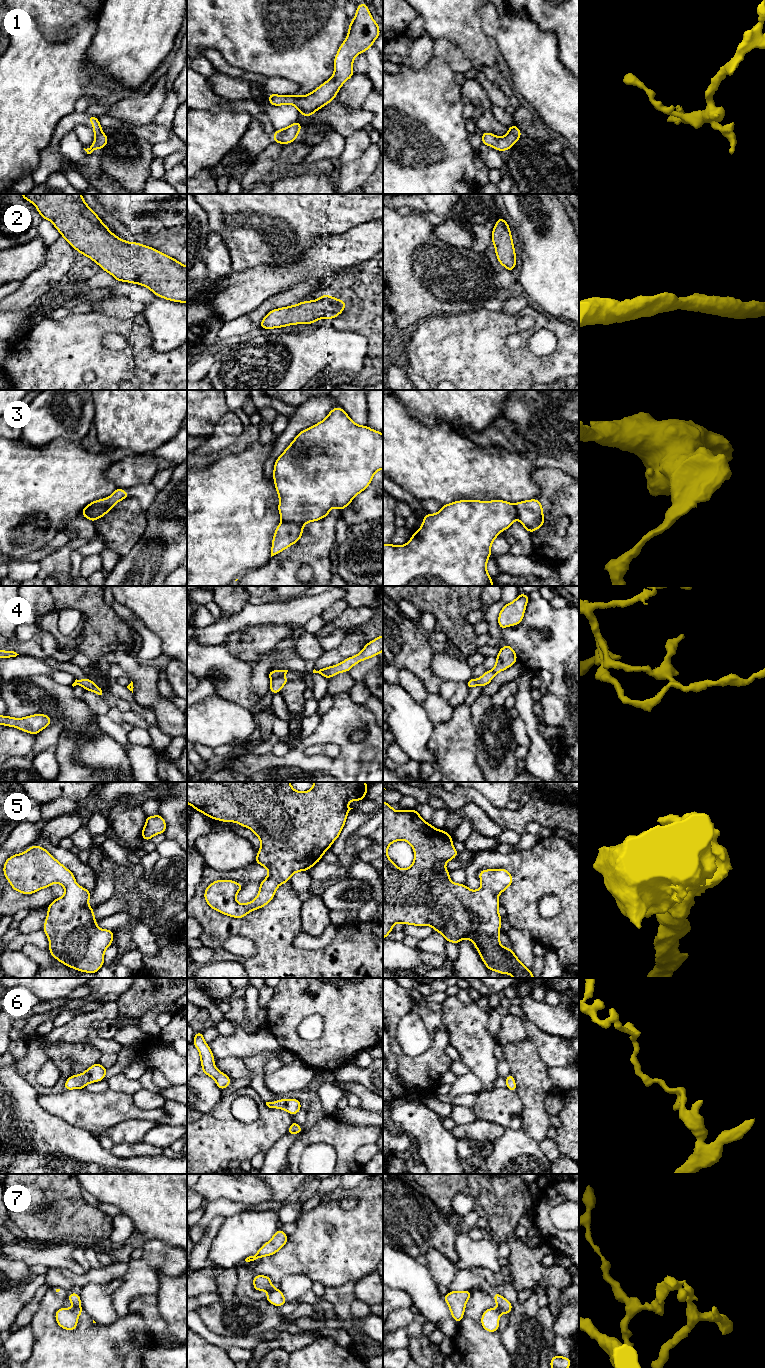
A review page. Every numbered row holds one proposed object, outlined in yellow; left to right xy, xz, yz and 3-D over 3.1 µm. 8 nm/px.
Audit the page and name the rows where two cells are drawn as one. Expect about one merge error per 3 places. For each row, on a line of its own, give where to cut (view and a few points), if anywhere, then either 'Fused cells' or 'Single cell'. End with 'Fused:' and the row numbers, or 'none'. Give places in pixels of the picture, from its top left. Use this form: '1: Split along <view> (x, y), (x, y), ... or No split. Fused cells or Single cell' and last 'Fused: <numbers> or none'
1: No split. Single cell
2: No split. Single cell
3: Split along xy (113, 504), (86, 507), (82, 511). Fused cells
4: Split along xz (282, 676), (271, 680). Fused cells
5: No split. Single cell
6: No split. Single cell
7: Split along xy (74, 1309), (79, 1313). Fused cells
Fused: 3, 4, 7

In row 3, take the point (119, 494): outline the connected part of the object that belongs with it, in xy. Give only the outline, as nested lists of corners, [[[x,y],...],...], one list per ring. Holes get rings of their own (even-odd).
[[[116,488],[114,493],[107,498],[99,499],[91,502],[89,505],[83,508],[84,511],[86,508],[98,507],[98,506],[108,506],[114,505],[125,498],[129,498],[130,494],[125,493],[123,488]]]

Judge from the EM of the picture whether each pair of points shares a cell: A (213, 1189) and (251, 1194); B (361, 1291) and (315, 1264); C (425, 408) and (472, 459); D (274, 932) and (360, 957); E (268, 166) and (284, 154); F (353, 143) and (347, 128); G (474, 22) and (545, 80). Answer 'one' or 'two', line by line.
A: one
B: two
C: two
D: one
E: one
F: two
G: two

